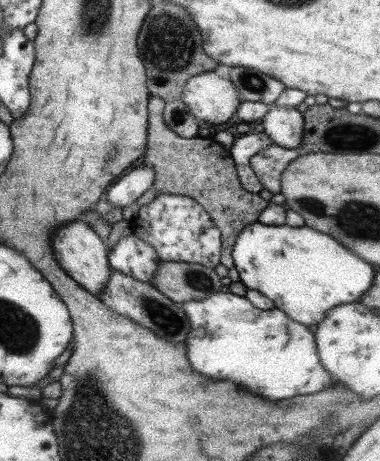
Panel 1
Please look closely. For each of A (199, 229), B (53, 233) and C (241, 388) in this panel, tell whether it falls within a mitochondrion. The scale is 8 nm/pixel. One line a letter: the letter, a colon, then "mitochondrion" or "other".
A: other
B: other
C: other

